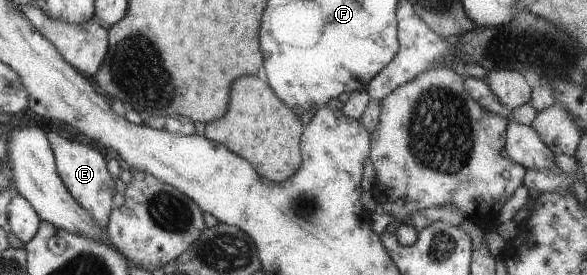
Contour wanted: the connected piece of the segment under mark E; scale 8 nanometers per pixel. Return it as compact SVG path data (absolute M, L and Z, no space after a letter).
M54 130L45 132L48 144L54 155L55 168L64 188L76 200L78 206L96 222L96 226L104 228L112 210L111 198L115 193L114 179L110 176L104 158L92 146L62 138Z

